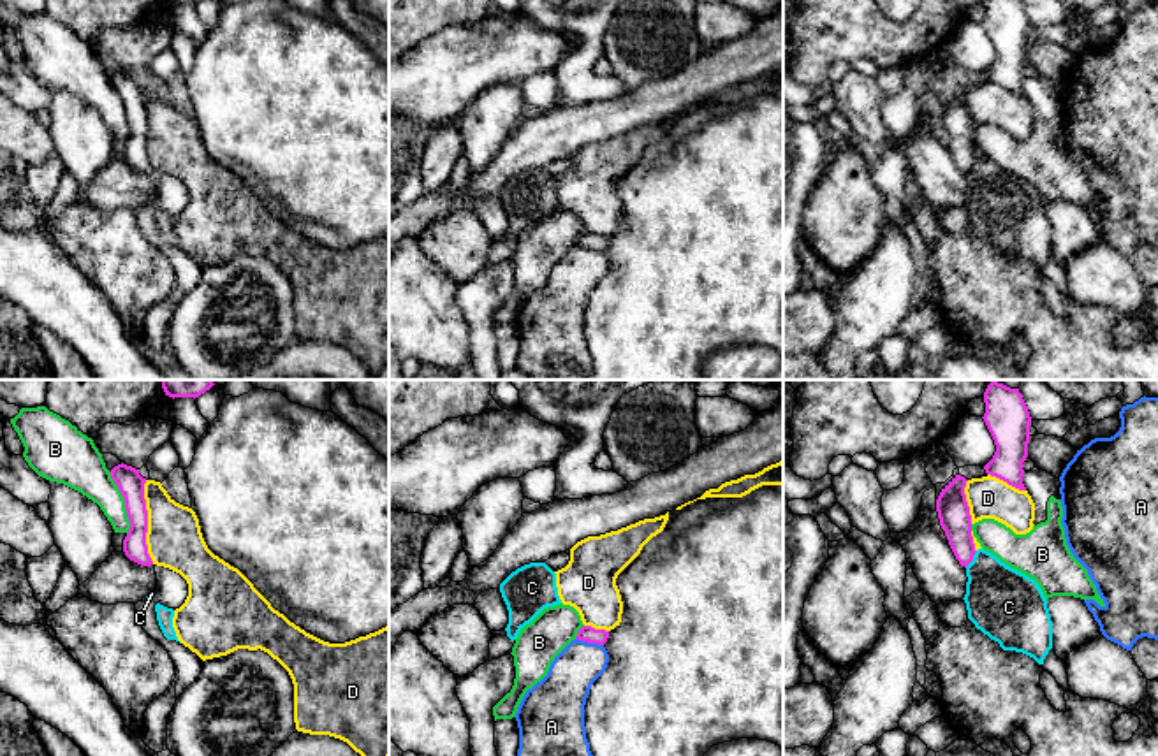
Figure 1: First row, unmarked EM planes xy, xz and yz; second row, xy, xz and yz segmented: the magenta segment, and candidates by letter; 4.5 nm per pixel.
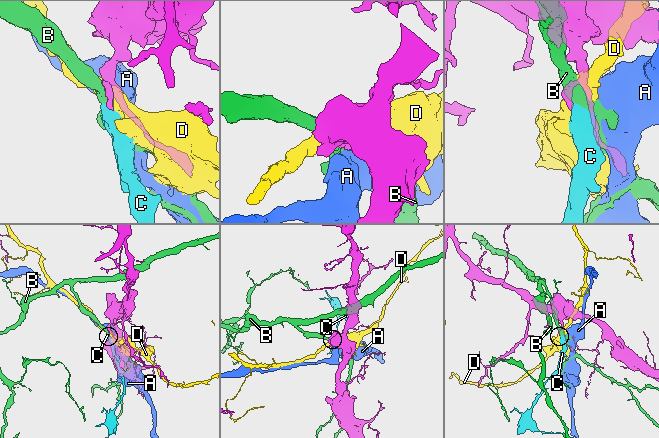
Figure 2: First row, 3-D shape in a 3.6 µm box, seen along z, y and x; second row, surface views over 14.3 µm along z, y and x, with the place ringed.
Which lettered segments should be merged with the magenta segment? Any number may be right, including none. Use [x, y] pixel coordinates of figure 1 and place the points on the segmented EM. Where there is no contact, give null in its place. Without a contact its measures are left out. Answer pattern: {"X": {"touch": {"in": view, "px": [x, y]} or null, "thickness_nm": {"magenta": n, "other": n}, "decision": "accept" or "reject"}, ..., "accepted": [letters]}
{"A": {"touch": {"in": "xz", "px": [590, 642]}, "thickness_nm": {"magenta": 80, "other": 220}, "decision": "reject"}, "B": {"touch": {"in": "xy", "px": [125, 503]}, "thickness_nm": {"magenta": 120, "other": 200}, "decision": "reject"}, "C": {"touch": {"in": "yz", "px": [972, 559]}, "thickness_nm": {"magenta": 150, "other": 320}, "decision": "reject"}, "D": {"touch": {"in": "xy", "px": [146, 523]}, "thickness_nm": {"magenta": 120, "other": 260}, "decision": "reject"}, "accepted": []}

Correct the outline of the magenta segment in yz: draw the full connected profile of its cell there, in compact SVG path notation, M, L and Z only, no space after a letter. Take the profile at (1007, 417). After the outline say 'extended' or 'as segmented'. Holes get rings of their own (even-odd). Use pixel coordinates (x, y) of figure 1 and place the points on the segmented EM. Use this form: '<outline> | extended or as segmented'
M991 382L984 392L984 422L994 440L996 452L984 466L986 473L1026 491L1022 462L1028 457L1031 417L1019 389Z | as segmented

